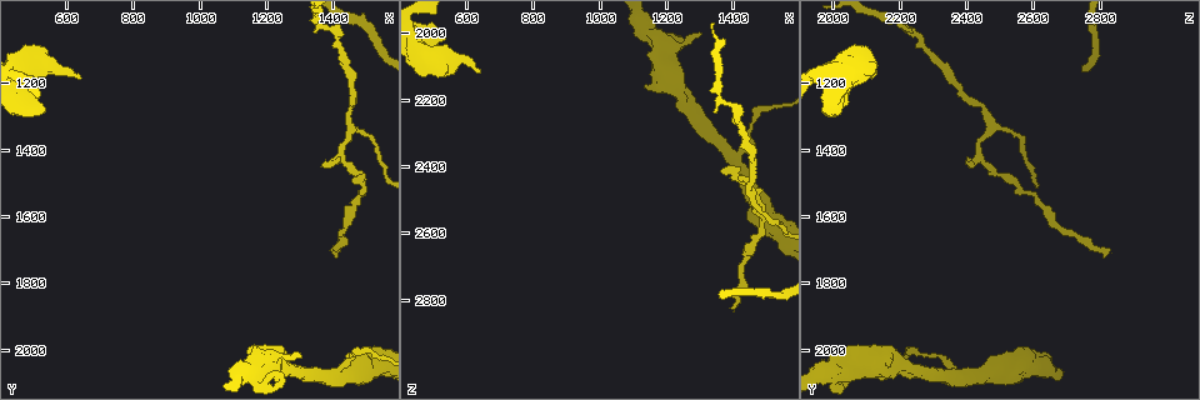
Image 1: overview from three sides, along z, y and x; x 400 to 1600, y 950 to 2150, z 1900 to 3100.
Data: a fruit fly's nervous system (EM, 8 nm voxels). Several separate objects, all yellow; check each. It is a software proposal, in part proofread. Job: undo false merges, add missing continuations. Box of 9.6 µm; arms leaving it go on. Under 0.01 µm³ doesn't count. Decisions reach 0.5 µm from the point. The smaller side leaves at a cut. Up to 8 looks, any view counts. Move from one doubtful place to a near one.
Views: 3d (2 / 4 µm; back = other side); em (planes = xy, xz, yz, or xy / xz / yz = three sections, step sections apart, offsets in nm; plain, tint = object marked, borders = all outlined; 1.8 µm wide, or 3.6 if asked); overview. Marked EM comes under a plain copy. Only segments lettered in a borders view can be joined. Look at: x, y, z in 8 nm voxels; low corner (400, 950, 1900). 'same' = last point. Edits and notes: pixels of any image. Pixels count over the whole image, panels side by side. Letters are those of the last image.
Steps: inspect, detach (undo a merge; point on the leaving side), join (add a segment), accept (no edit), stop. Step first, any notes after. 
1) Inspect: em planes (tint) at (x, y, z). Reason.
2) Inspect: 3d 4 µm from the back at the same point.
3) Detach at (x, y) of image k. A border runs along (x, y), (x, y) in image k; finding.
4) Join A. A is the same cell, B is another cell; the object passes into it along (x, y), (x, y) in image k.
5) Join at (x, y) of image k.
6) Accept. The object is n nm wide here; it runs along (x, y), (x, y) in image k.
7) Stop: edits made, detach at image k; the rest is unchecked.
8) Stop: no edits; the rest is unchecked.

Inspect: 3d 2 µm at (640, 1180, 2110). Branch stops here.

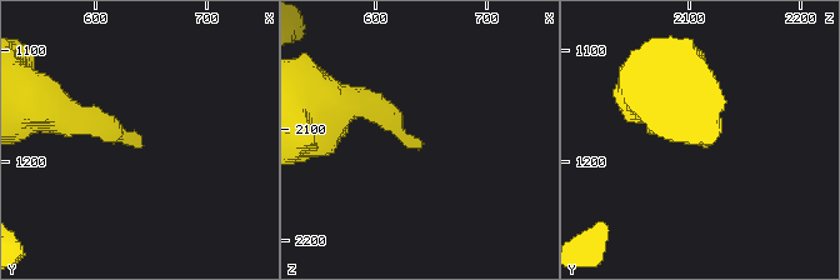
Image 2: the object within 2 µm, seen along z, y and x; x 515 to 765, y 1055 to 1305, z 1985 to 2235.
Inspect: em planes (borders) at (644, 1182, 2114). Now the EM.

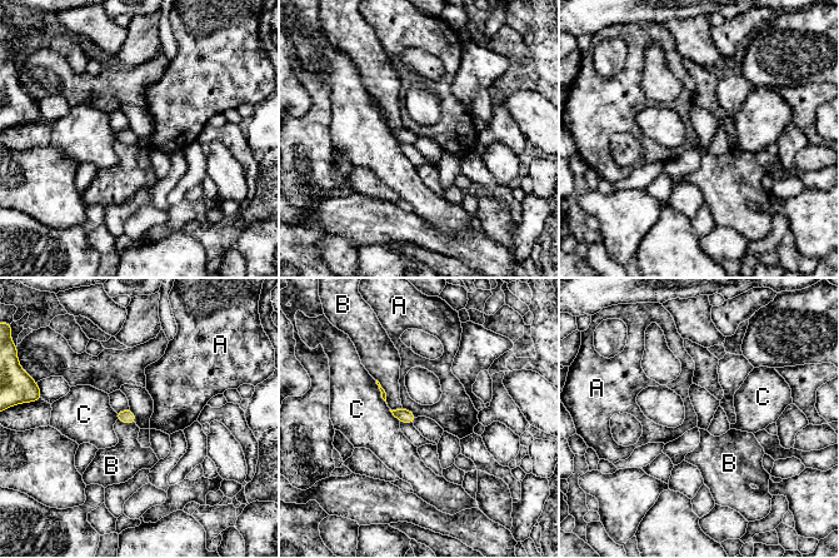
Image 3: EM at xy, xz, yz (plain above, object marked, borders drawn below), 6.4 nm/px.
Accept. The longest contact is with B, 130 nm; A, B and C are other cells; a border runs along (403, 405), (416, 417) in image 3; no lettered segment goes on from it.

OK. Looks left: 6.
Inspect: 3d 2 µm at (1360, 1450, 2410). Thin end.

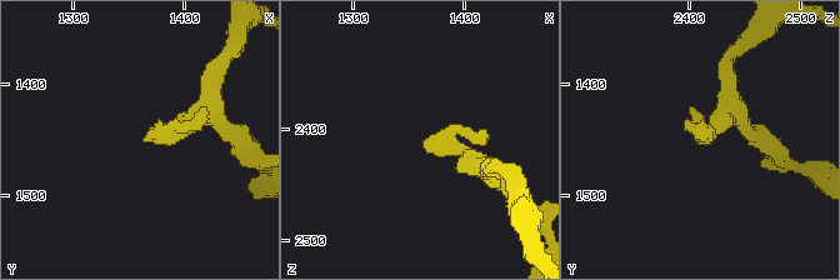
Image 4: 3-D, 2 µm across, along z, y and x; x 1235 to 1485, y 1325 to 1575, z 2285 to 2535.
Inspect: em planes (borders) at (1364, 1450, 2412).

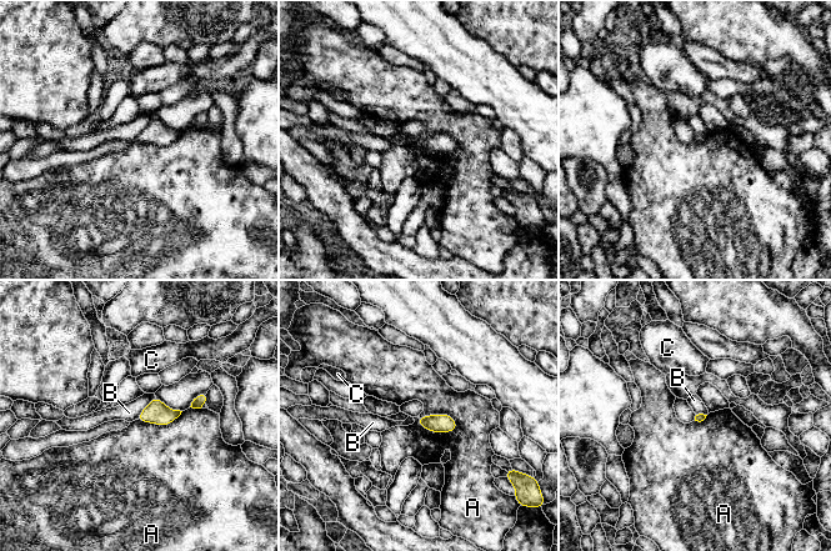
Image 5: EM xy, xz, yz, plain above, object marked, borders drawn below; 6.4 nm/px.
Accept. A, B and C are other cells; a border runs along (415, 419), (437, 432), (459, 427) in image 5; none of them fits.

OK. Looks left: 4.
Inspect: em planes (tint) at (1400, 1710, 2830).

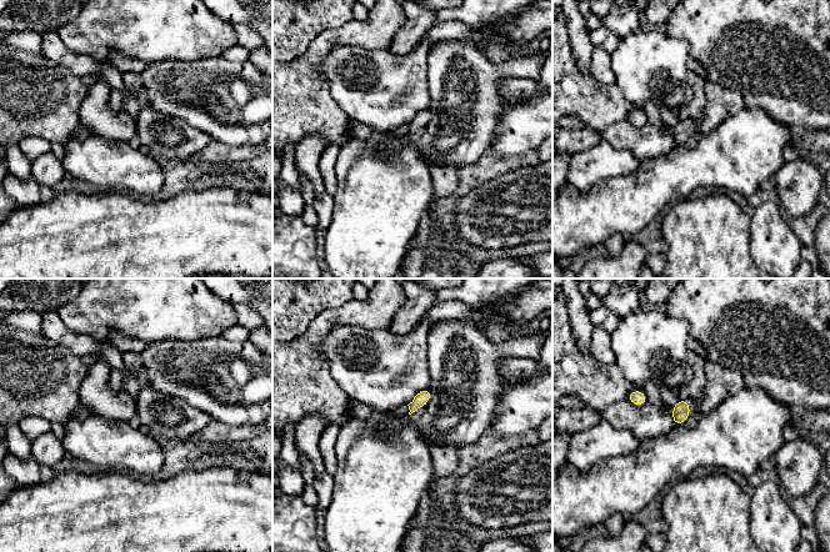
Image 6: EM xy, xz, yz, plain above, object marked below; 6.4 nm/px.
Inspect: em planes (borders) at the same point.

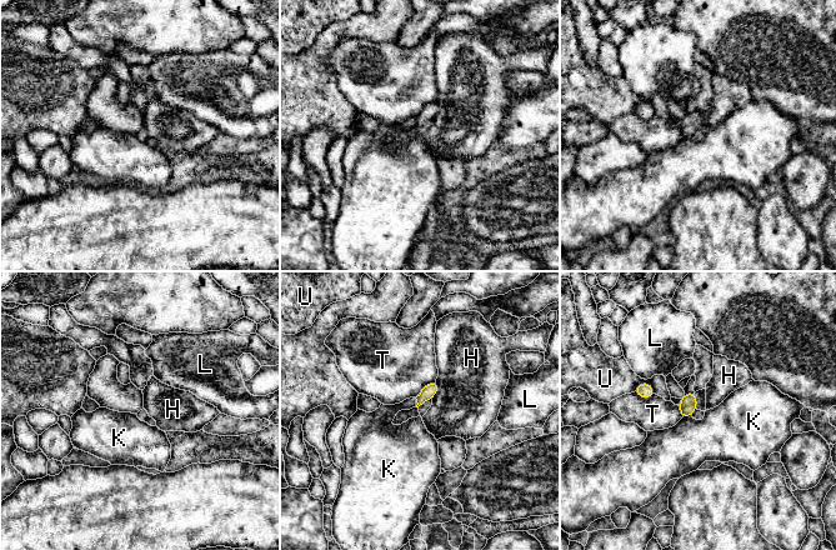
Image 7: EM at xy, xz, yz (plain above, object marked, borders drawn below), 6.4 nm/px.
Accept. H, K, L, T and U are other cells; no lettered segment goes on from it.

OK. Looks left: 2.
Stop: no edits; the rest is unchecked.

